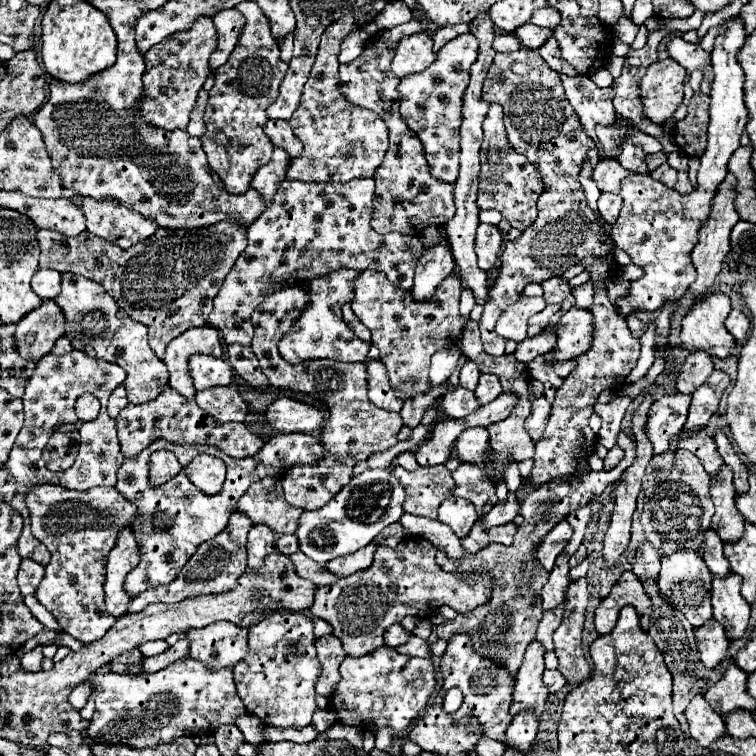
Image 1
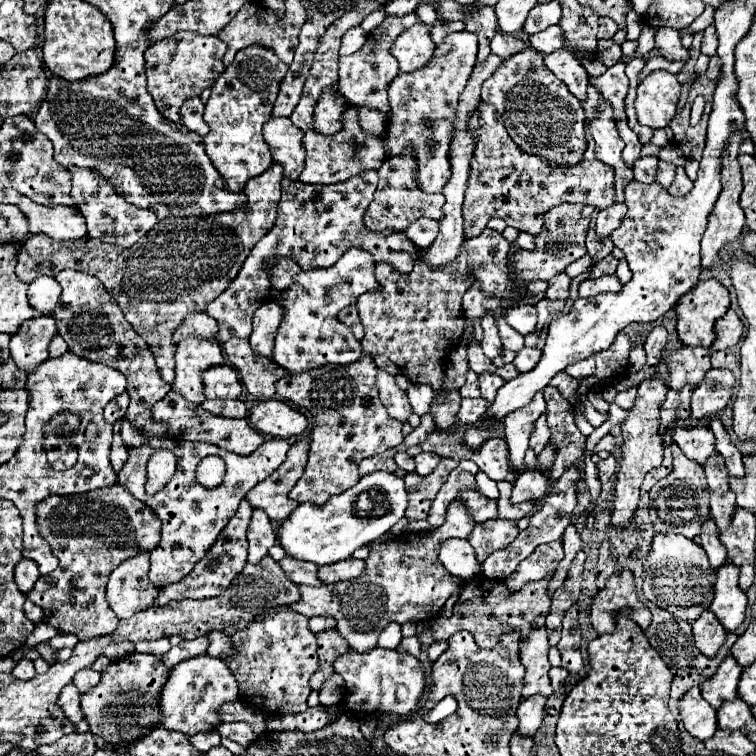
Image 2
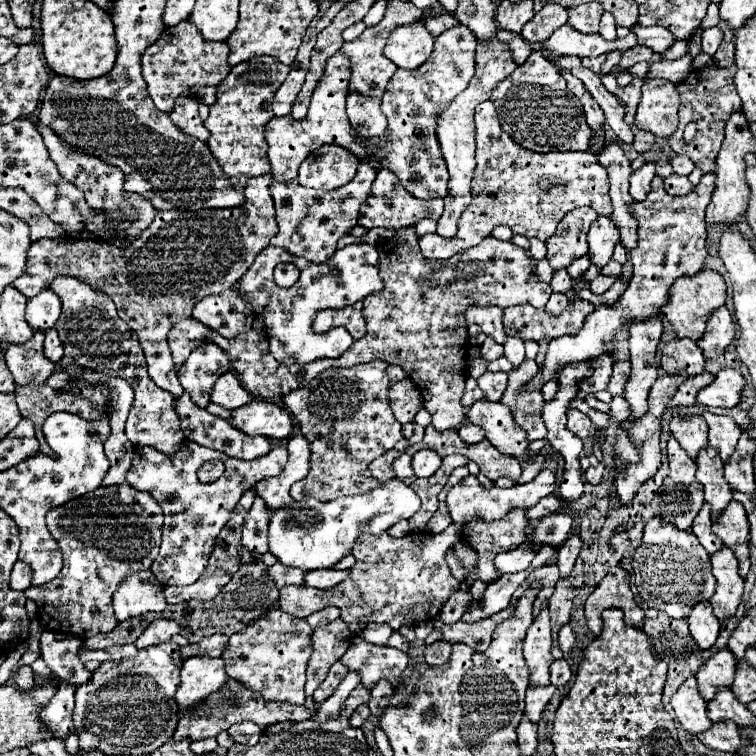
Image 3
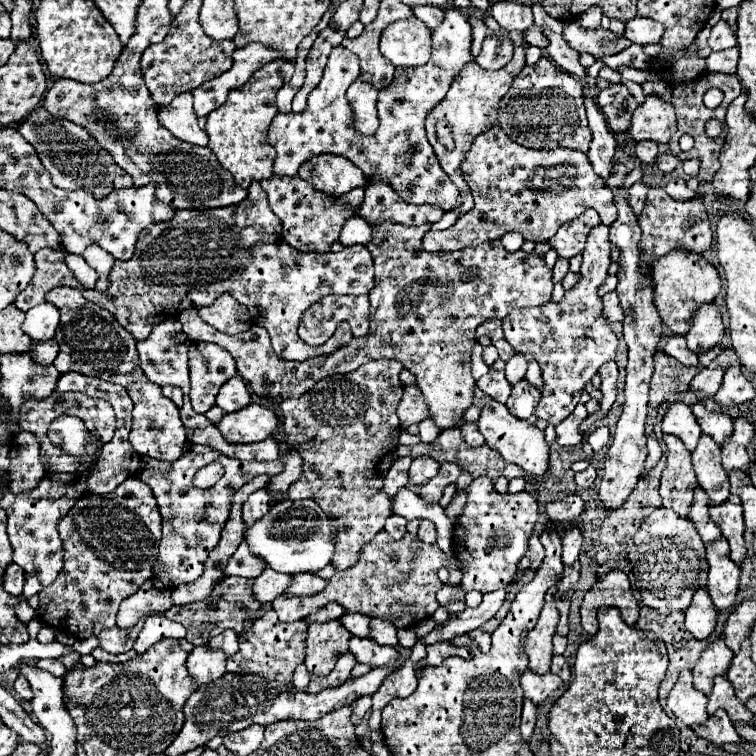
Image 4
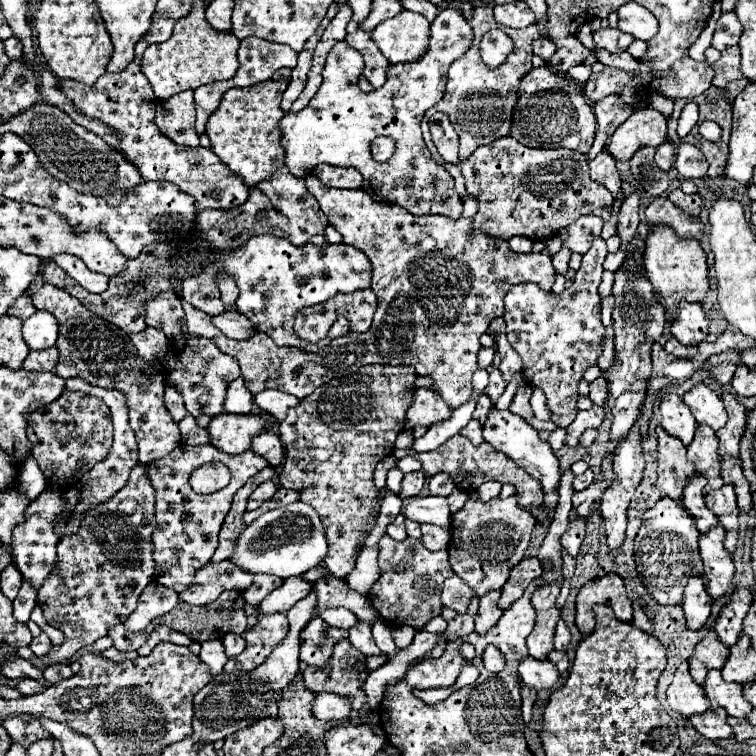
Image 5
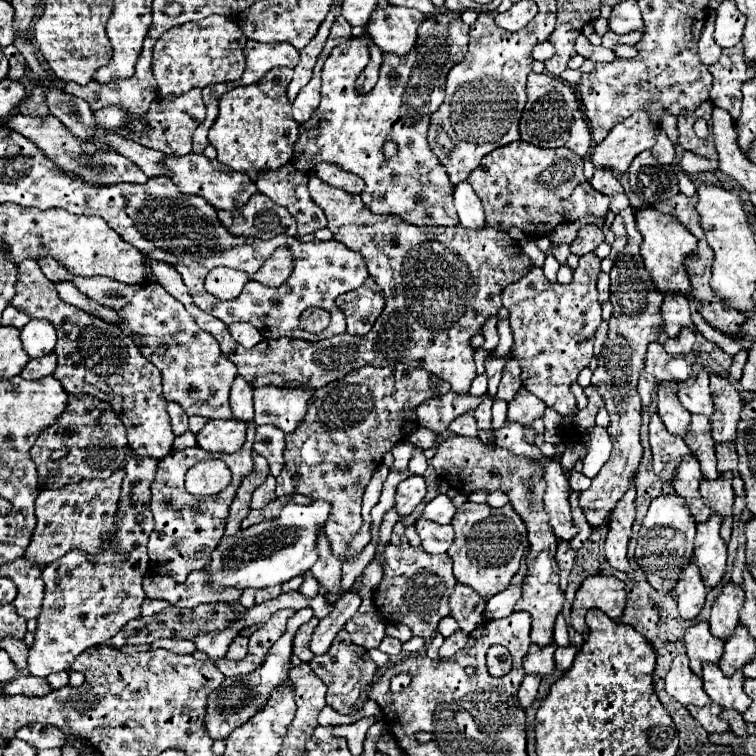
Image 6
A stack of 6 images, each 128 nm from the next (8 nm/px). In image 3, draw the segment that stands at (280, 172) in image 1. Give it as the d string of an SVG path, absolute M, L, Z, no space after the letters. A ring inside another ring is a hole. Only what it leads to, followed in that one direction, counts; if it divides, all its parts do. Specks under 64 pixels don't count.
M270 174L248 182L240 218L224 218L224 210L162 210L128 248L116 248L114 244L104 244L104 240L56 238L32 242L26 270L14 280L14 286L26 298L32 298L50 286L56 276L78 276L112 296L120 318L138 334L152 380L174 394L174 398L180 398L184 390L178 382L166 336L176 322L190 316L196 302L232 288L252 266L256 254L278 232L270 184Z

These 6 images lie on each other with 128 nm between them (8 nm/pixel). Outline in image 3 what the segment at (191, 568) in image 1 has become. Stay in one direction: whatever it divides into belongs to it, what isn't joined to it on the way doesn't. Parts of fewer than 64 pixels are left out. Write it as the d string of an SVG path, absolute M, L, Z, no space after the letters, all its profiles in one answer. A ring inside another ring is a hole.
M250 488L244 492L244 496L240 498L238 506L242 506L242 510L234 510L228 524L222 528L220 536L216 538L216 548L208 560L208 568L202 572L200 580L196 580L194 584L190 586L168 586L166 588L166 602L168 604L178 604L178 602L188 602L188 600L212 600L228 582L230 578L236 574L236 570L240 568L240 536L242 536L242 522L244 522L244 516L248 514L248 508L252 506L252 500L256 498L256 490Z

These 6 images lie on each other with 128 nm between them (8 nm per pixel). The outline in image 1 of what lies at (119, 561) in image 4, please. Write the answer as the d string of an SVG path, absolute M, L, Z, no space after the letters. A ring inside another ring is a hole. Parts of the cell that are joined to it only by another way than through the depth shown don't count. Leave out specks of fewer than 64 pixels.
M34 484L28 488L26 506L32 516L32 534L50 550L50 564L34 596L66 634L82 642L100 640L116 622L104 606L106 556L114 548L118 530L132 524L136 506L116 488L94 486L78 492L58 484Z

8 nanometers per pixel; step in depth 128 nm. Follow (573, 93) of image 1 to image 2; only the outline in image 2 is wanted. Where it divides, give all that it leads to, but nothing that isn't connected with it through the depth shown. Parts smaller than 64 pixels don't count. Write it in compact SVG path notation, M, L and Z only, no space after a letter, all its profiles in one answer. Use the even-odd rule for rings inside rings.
M600 96L594 112L596 112L596 118L588 122L588 128L596 142L596 158L614 168L614 172L616 172L616 180L614 180L616 202L624 202L624 188L634 176L632 168L628 168L620 156L624 142L618 136L616 122L612 120L612 108L608 108L608 100L604 100Z

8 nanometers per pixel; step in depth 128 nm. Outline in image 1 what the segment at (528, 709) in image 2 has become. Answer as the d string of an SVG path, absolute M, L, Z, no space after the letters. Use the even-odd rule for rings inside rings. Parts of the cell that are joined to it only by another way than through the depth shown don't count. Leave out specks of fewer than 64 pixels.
M520 712L512 720L512 724L506 730L506 746L508 748L520 748L520 752L528 752L538 732L538 720L532 712Z

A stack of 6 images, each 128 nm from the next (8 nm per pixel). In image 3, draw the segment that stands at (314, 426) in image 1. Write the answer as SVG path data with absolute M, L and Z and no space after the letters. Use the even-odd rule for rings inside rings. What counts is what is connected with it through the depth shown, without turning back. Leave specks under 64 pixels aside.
M252 400L236 408L232 414L232 426L250 436L266 436L276 440L290 438L296 430L290 414L282 406L266 400Z

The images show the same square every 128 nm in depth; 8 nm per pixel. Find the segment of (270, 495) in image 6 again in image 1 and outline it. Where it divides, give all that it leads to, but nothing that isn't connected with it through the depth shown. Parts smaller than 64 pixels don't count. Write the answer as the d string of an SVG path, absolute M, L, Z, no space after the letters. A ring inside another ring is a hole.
M264 524L252 526L248 534L248 566L260 568L260 564L264 564L264 556L272 554L274 550L276 550L274 532Z

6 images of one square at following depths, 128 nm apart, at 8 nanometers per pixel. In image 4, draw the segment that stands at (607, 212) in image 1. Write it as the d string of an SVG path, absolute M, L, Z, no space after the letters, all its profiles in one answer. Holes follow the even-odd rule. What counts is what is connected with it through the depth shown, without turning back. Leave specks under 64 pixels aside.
M598 224L592 228L582 256L582 278L572 290L564 294L560 302L546 302L536 308L516 308L502 320L504 336L510 346L522 352L526 360L538 360L542 368L544 388L536 416L544 418L552 426L560 424L576 408L586 382L592 380L602 364L614 360L618 346L618 338L602 318L602 300L596 294L598 286L606 280L610 266L608 226Z

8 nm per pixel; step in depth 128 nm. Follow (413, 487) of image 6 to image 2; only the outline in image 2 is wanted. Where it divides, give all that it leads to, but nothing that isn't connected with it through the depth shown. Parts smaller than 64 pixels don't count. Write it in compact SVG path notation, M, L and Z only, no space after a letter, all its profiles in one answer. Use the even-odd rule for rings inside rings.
M420 452L418 456L414 456L414 462L416 462L416 472L420 474L420 476L426 476L426 474L430 474L436 466L438 466L438 462L440 462L442 458L440 456L436 456L434 452Z

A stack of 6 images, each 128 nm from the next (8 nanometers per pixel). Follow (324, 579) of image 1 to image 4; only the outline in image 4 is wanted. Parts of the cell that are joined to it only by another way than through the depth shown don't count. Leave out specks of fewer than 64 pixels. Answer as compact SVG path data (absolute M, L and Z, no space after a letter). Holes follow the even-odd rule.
M266 568L254 582L254 594L260 602L266 604L272 602L278 594L282 594L288 584L292 584L292 576L284 576L272 568Z

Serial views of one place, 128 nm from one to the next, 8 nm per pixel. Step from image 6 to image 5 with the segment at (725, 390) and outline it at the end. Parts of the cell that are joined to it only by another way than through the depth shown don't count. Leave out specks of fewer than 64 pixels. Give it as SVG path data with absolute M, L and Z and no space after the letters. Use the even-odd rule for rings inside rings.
M728 392L720 394L724 404L726 404L726 412L728 412L728 422L726 426L716 432L718 436L718 442L720 442L720 452L722 454L730 454L730 456L738 456L738 444L742 440L742 434L744 434L744 428L746 428L746 408Z

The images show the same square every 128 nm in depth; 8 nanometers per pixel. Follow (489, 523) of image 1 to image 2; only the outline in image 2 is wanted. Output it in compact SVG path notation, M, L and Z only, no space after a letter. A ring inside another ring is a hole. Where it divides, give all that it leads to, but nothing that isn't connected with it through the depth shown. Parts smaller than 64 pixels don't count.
M500 482L500 498L498 498L498 518L502 520L520 520L522 516L530 516L534 512L534 502L524 504L512 504L510 502L510 484Z

